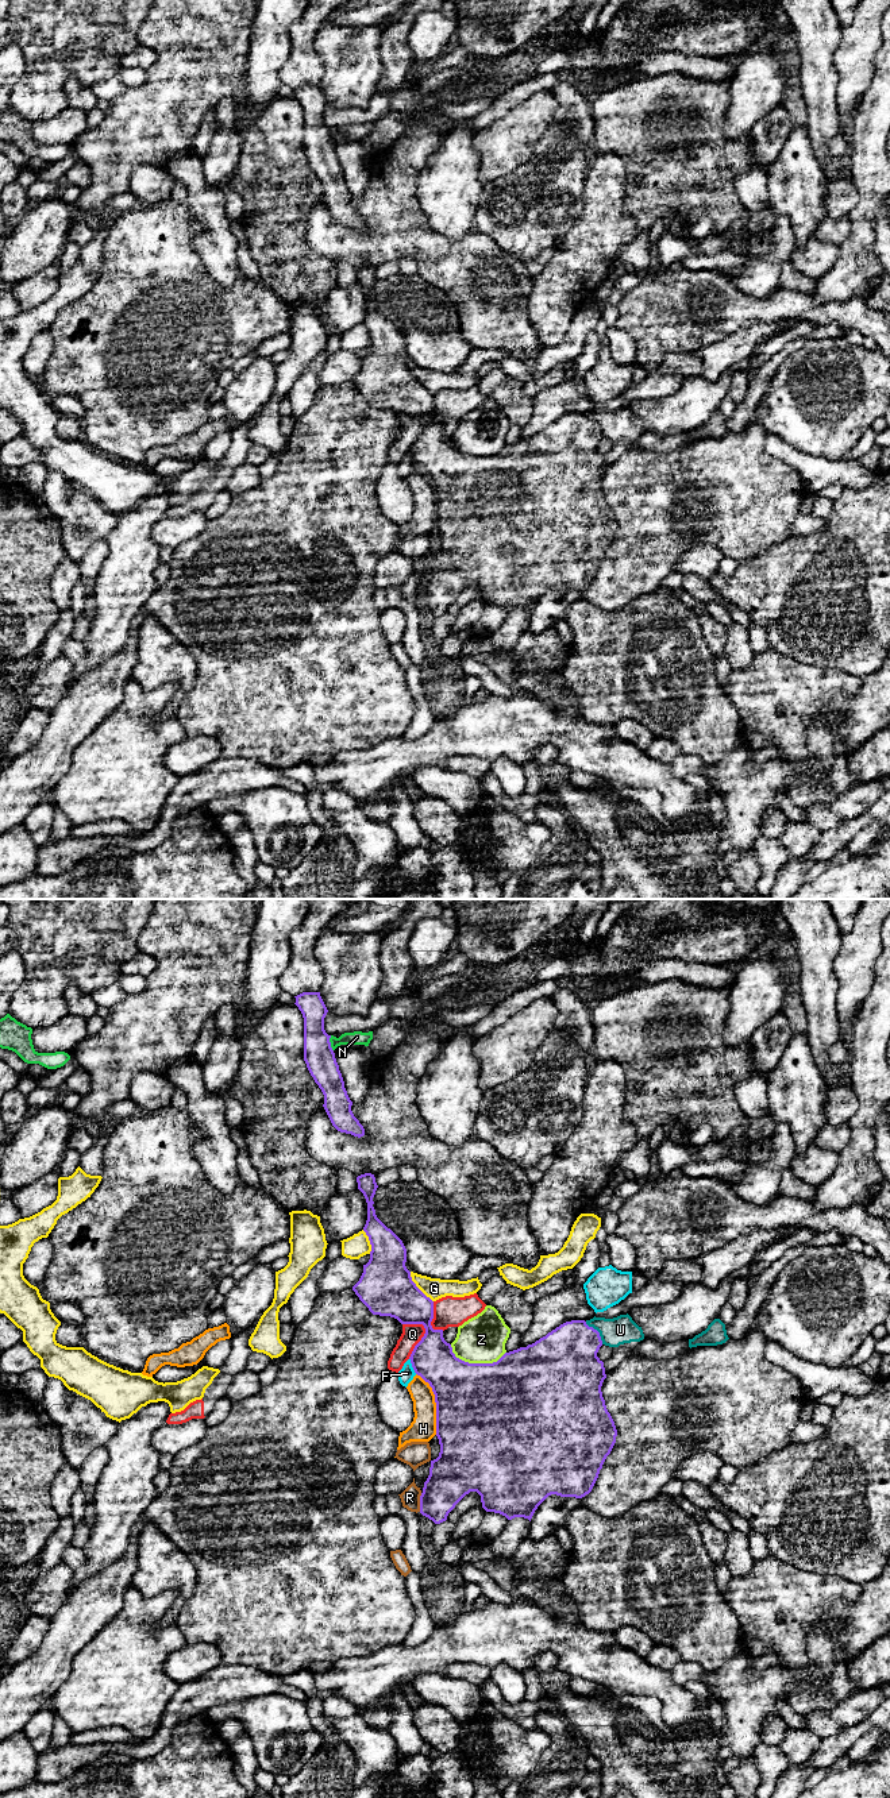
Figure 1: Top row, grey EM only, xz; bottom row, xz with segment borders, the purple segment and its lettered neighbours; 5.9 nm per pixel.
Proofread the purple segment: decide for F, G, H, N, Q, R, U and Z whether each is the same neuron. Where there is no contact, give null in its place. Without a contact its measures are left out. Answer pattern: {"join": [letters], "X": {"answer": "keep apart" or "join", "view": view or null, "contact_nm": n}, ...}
{"join": [], "F": {"answer": "keep apart", "view": "xz", "contact_nm": 100}, "G": {"answer": "keep apart", "view": "xz", "contact_nm": 240}, "H": {"answer": "keep apart", "view": "xz", "contact_nm": 380}, "N": {"answer": "keep apart", "view": "xz", "contact_nm": 100}, "Q": {"answer": "keep apart", "view": "xz", "contact_nm": 240}, "R": {"answer": "keep apart", "view": "xz", "contact_nm": 110}, "U": {"answer": "keep apart", "view": "xz", "contact_nm": 170}, "Z": {"answer": "keep apart", "view": "xz", "contact_nm": 340}}

